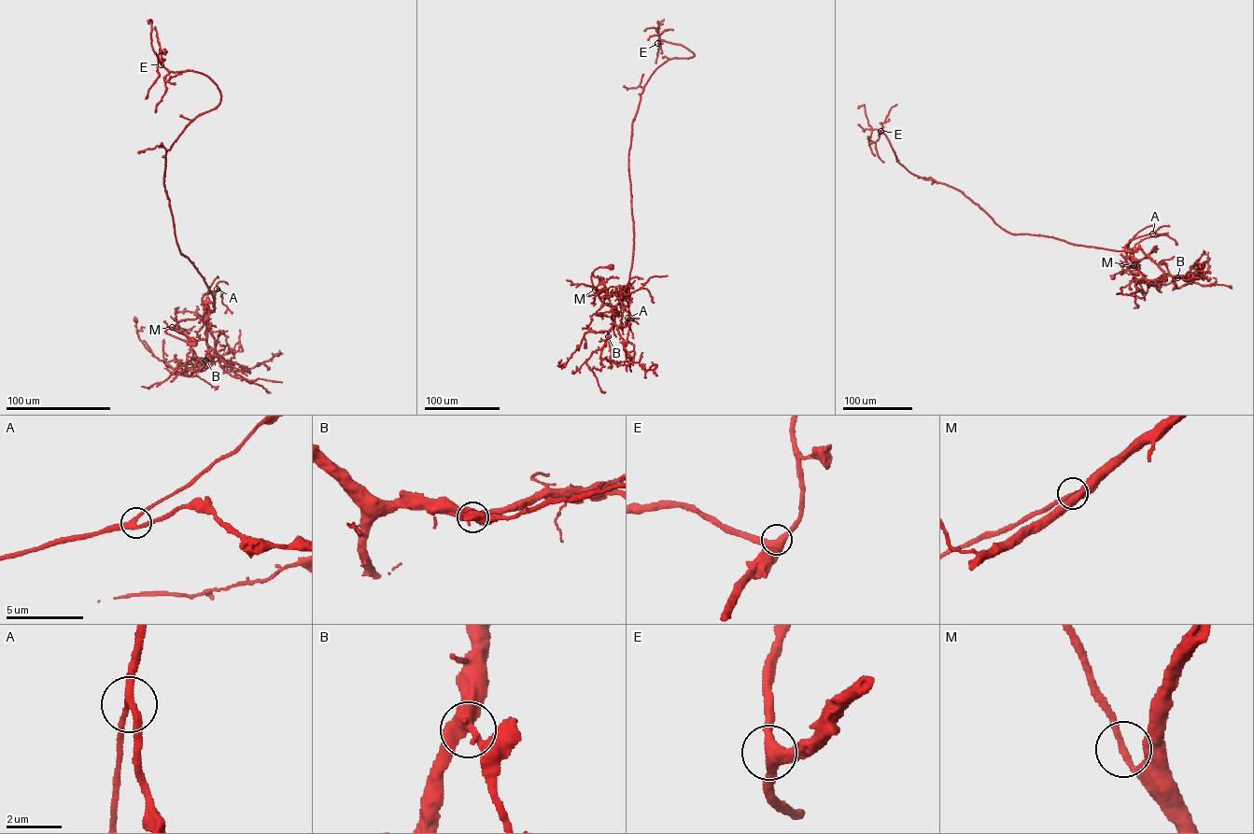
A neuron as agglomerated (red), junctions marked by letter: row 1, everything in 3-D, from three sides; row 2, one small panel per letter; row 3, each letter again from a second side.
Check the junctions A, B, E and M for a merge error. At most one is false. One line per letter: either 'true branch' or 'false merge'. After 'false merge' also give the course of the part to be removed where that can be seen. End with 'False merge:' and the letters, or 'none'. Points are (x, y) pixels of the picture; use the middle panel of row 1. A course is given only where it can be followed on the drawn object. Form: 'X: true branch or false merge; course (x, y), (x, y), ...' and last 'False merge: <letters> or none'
A: true branch
B: true branch
E: true branch
M: true branch
False merge: none

